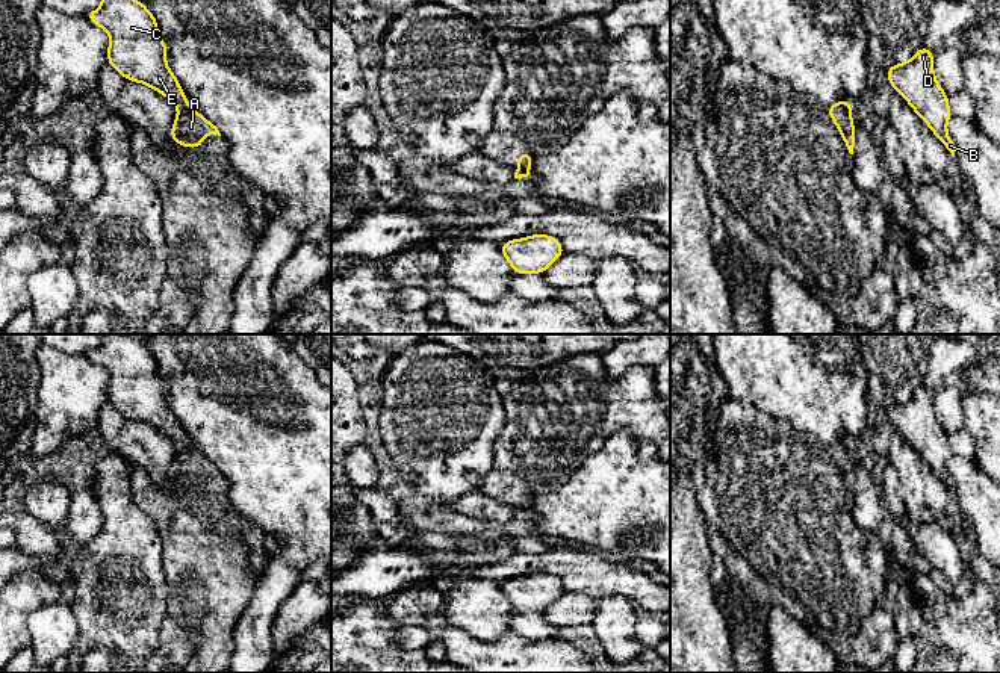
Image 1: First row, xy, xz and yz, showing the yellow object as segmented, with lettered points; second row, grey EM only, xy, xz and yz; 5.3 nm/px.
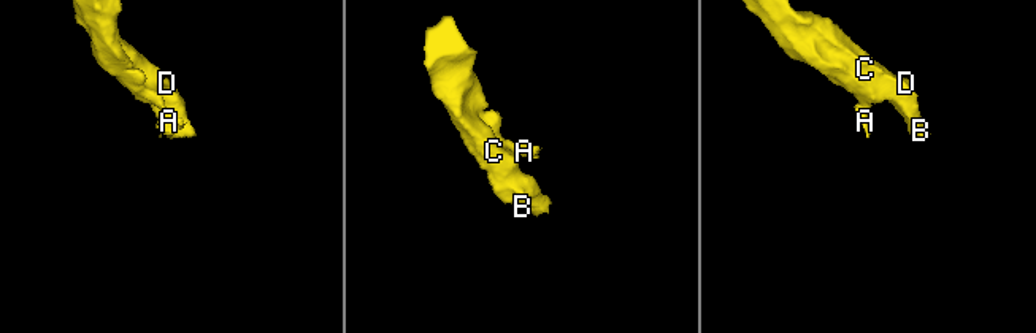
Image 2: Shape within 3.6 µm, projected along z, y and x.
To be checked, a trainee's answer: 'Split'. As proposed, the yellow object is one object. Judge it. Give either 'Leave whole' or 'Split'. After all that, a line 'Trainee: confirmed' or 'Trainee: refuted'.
Split
Trainee: confirmed

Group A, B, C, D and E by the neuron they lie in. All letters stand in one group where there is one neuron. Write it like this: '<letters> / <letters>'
A / B C D E

